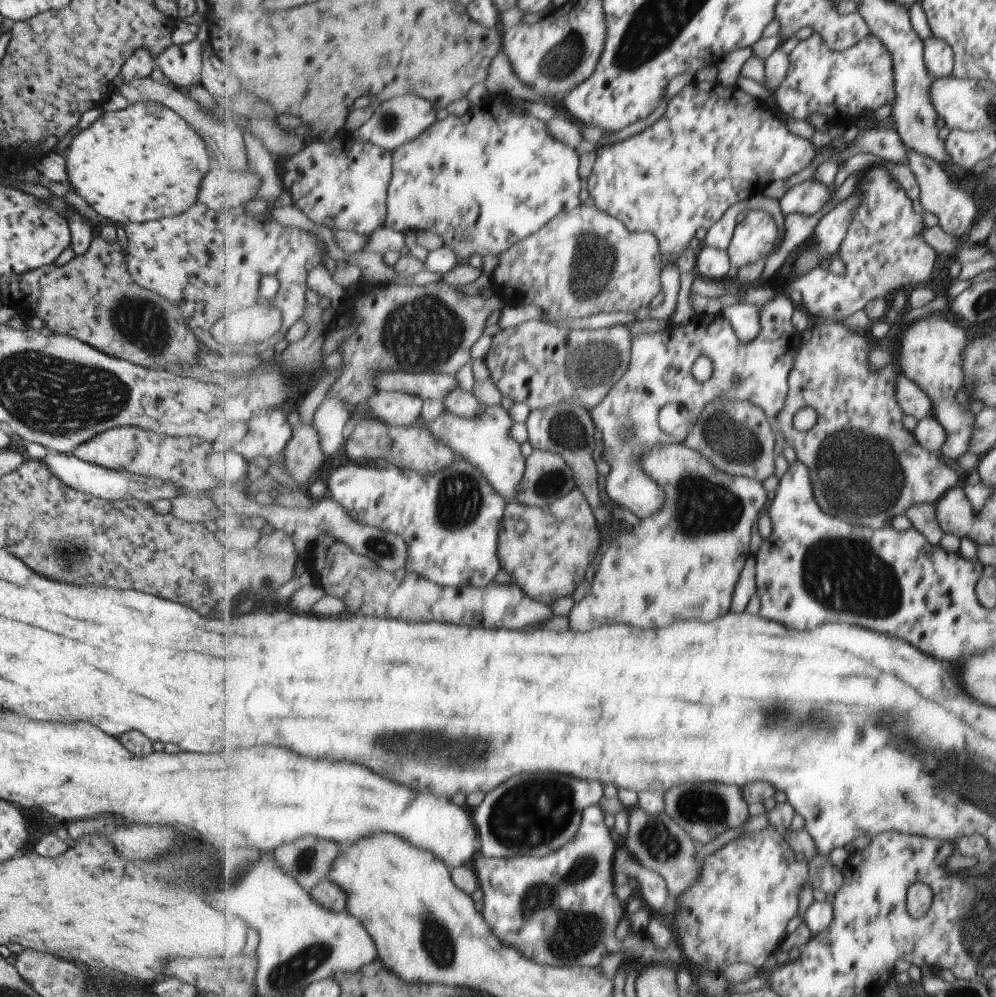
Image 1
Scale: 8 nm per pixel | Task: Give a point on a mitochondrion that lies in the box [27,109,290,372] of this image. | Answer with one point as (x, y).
(144, 324)

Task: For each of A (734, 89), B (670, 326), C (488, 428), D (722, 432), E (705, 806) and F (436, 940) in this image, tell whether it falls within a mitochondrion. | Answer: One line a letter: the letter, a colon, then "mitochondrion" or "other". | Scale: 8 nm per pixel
A: other
B: other
C: other
D: mitochondrion
E: mitochondrion
F: mitochondrion

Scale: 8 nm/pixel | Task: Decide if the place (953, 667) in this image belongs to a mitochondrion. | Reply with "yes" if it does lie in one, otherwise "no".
no

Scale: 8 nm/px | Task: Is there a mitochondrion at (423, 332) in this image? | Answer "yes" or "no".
yes

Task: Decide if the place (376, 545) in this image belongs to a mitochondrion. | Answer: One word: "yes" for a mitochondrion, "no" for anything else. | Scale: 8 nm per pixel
yes

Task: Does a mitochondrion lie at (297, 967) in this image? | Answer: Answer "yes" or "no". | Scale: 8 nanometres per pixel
yes

